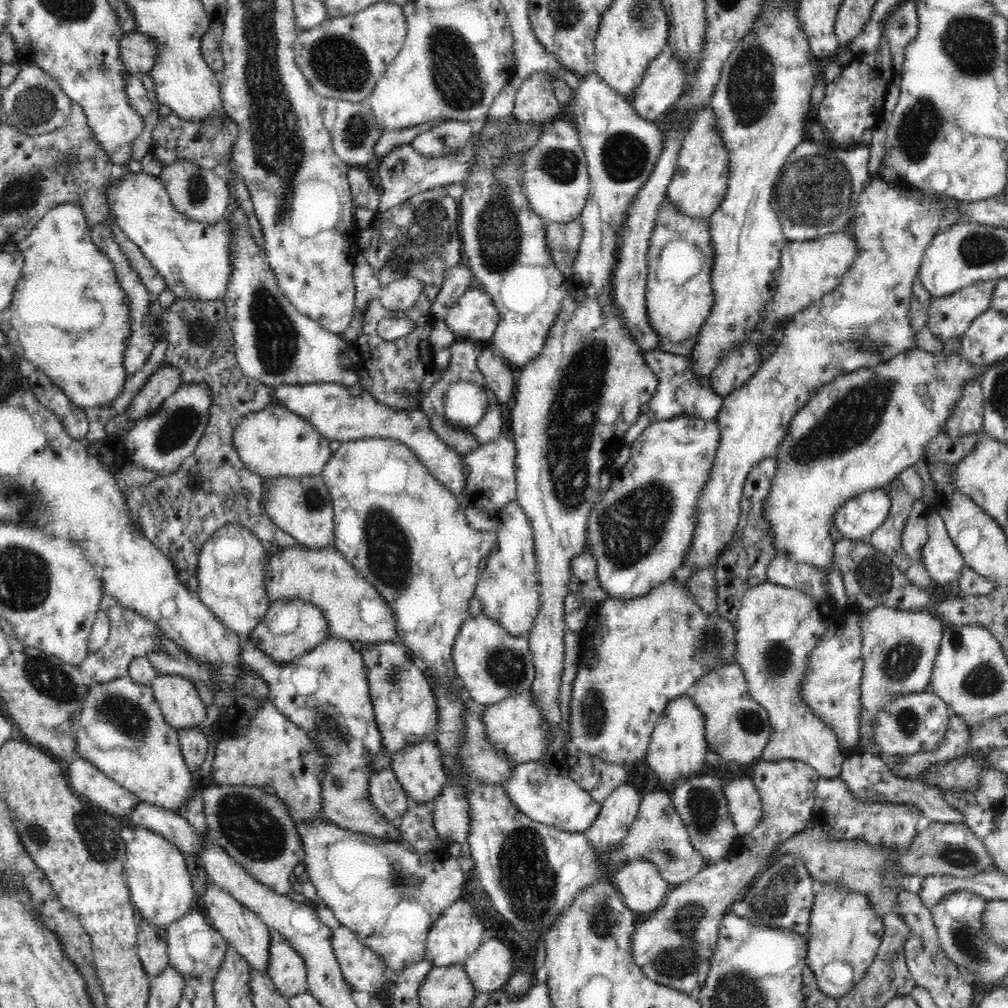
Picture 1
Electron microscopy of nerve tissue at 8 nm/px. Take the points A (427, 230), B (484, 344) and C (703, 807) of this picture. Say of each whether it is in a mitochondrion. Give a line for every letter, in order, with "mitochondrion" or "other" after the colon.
A: mitochondrion
B: other
C: mitochondrion

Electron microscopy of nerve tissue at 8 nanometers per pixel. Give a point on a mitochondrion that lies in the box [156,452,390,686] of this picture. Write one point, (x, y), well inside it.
(315, 500)

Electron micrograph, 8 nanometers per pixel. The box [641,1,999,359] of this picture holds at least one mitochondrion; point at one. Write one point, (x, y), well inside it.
(816, 191)

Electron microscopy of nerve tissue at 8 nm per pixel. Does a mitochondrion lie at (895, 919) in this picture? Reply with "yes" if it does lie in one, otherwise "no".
no

